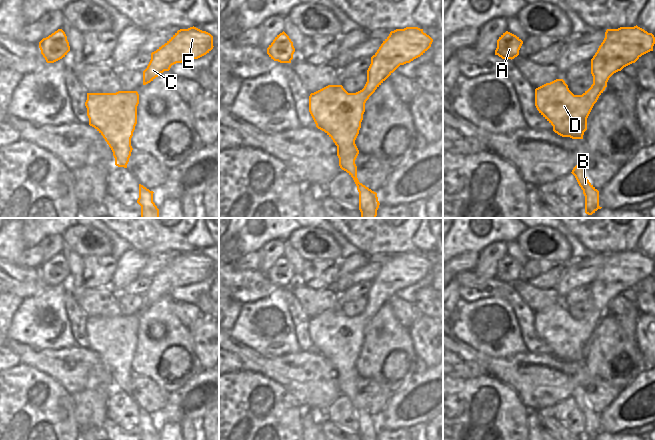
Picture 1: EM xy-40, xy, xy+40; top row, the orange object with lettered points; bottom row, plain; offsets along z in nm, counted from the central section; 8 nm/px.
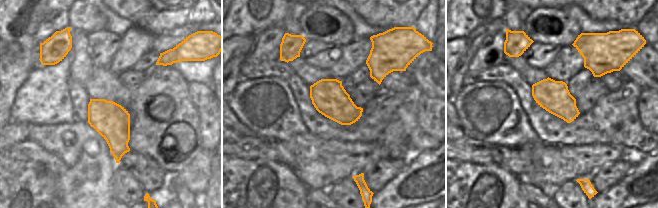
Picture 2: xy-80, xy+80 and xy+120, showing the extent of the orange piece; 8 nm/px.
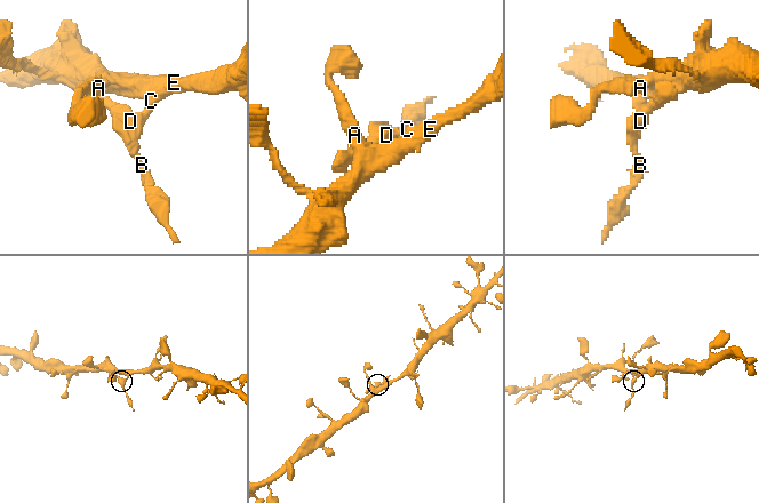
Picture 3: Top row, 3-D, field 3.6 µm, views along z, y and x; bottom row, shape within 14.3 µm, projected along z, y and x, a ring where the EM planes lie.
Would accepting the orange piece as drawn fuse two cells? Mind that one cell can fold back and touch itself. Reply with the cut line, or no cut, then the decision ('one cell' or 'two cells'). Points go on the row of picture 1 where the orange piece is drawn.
xy+40 (589, 88), (591, 91), (589, 101), (594, 103) | two cells

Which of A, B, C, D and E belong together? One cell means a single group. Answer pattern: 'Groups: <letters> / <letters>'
Groups: A C E / B D.

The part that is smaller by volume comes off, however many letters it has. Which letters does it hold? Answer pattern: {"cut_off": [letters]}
{"cut_off": ["B", "D"]}

